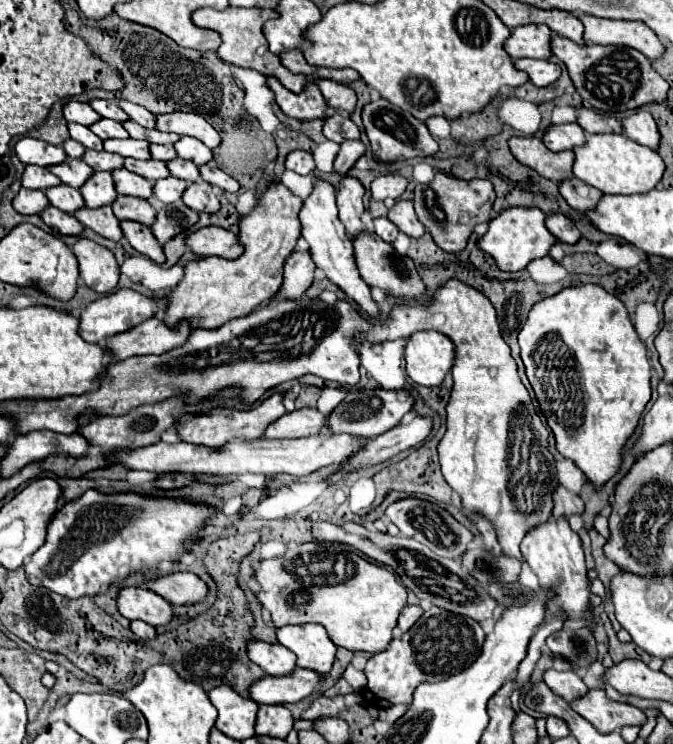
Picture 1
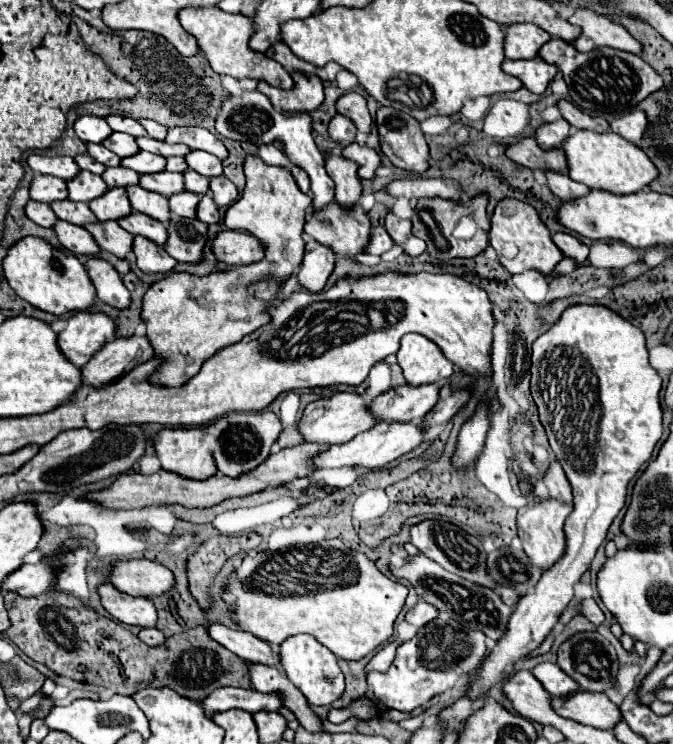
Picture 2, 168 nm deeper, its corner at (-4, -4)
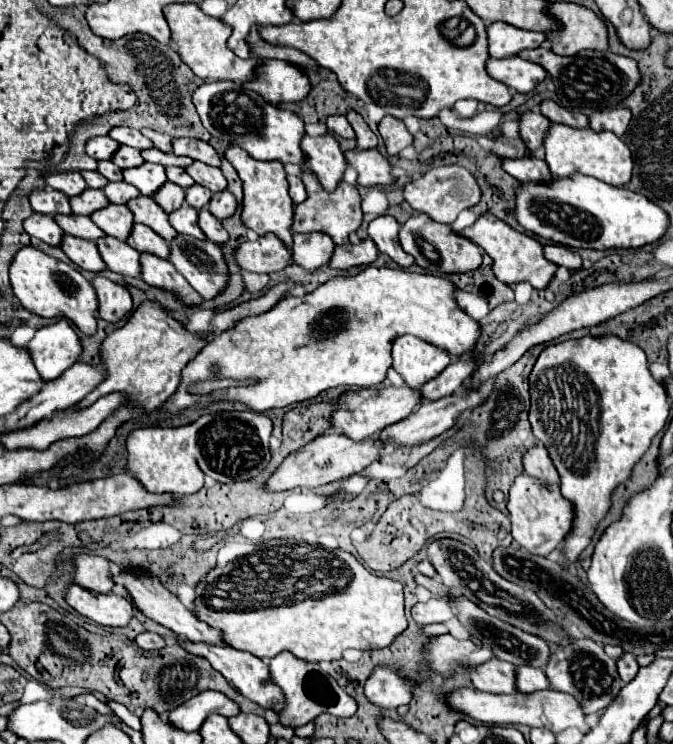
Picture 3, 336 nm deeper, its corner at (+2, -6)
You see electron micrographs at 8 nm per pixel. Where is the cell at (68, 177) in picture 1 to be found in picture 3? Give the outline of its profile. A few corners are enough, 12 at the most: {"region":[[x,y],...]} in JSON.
{"region":[[86,188],[70,196],[74,214],[90,216],[94,210],[108,206],[102,190]]}

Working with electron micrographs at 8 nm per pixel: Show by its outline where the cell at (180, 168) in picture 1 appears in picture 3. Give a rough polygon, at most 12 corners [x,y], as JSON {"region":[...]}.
{"region":[[198,186],[186,190],[186,202],[196,210],[212,198],[210,190]]}

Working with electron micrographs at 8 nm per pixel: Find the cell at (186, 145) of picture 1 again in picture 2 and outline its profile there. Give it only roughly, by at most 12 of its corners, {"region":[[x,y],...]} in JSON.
{"region":[[192,150],[186,156],[190,170],[216,178],[222,164],[216,156]]}

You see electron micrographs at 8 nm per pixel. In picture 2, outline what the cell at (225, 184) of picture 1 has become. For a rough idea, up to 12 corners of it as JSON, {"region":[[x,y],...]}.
{"region":[[226,178],[210,180],[210,190],[218,206],[230,206],[238,190]]}

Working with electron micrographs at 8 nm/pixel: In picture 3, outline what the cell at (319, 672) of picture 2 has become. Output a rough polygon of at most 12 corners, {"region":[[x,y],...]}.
{"region":[[284,650],[270,658],[284,690],[282,724],[298,728],[324,712],[358,710],[318,662]]}

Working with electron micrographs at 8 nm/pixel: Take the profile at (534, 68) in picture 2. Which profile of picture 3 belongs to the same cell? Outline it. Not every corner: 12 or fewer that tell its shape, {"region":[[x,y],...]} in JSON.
{"region":[[520,56],[490,58],[486,70],[516,92],[532,92],[548,74]]}

